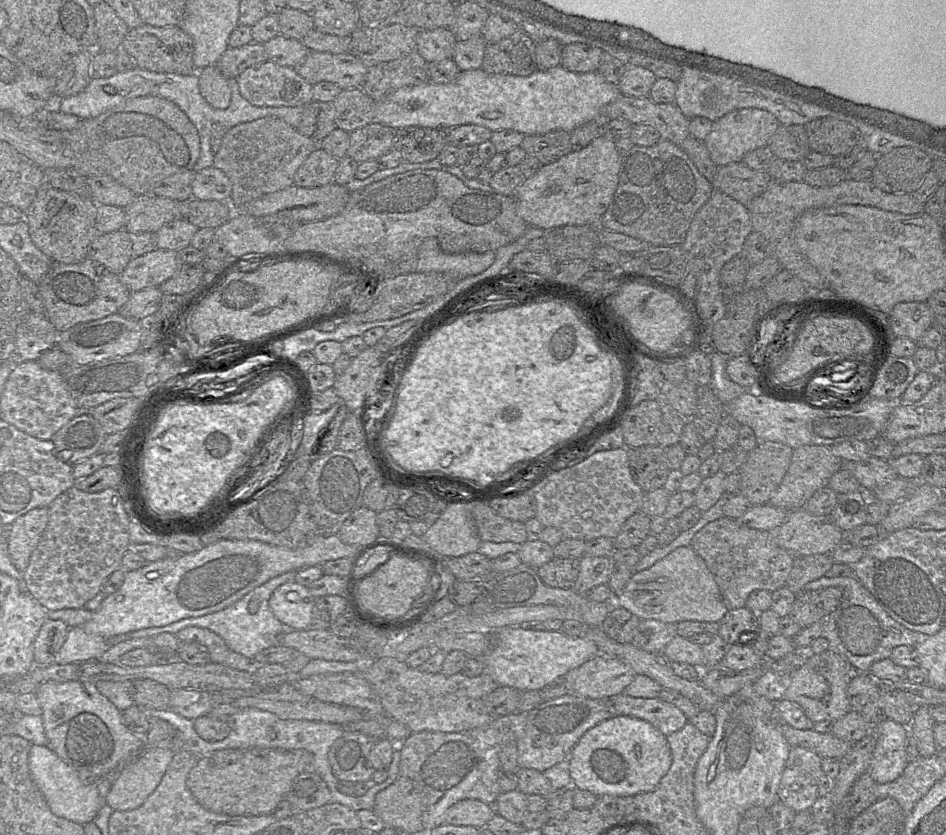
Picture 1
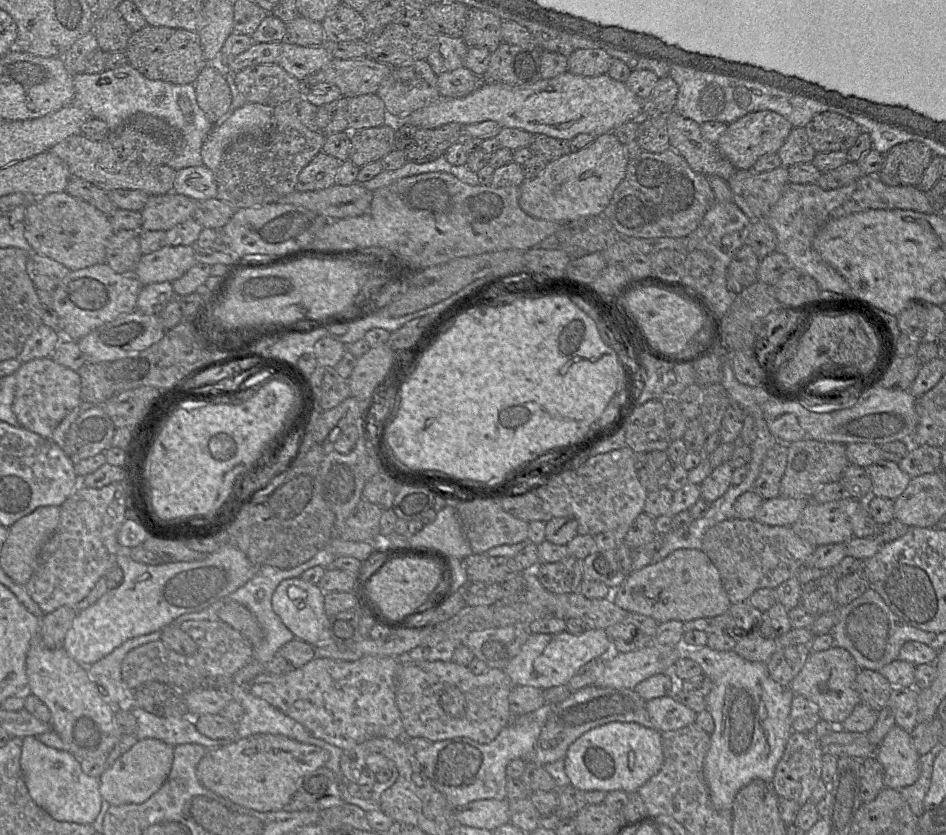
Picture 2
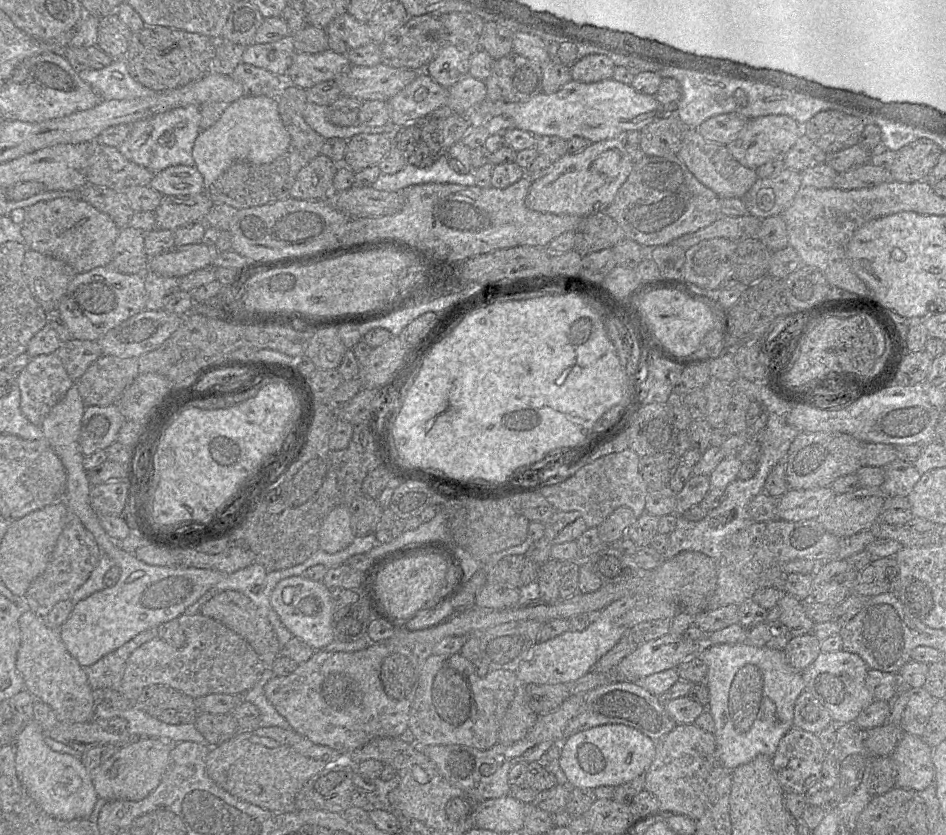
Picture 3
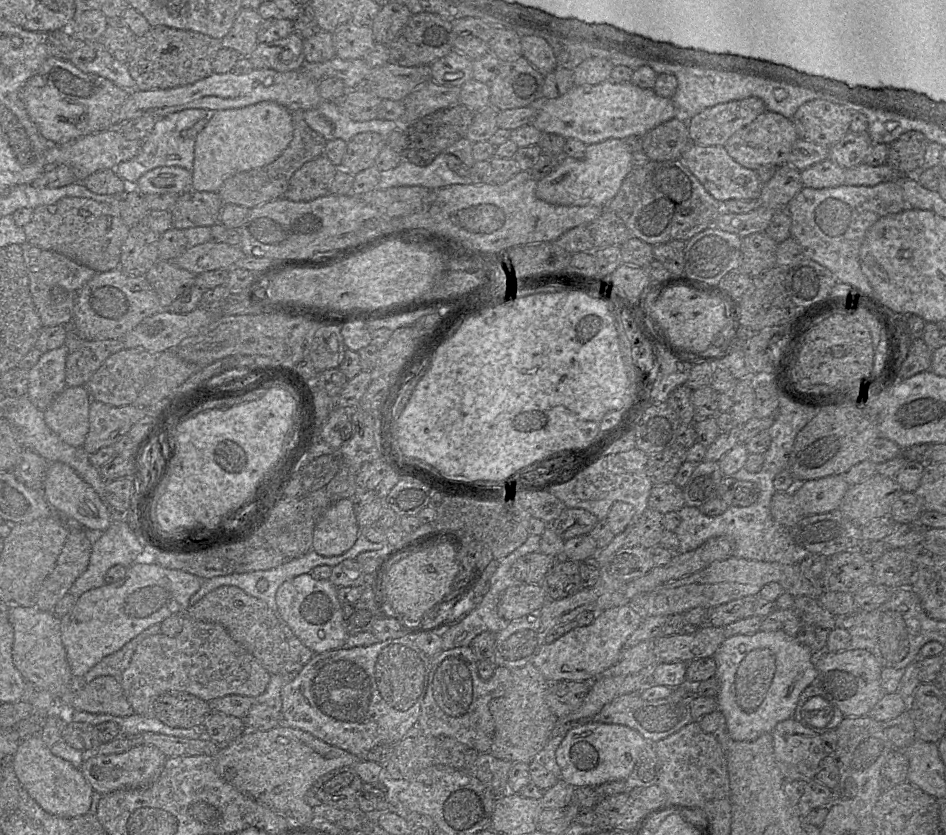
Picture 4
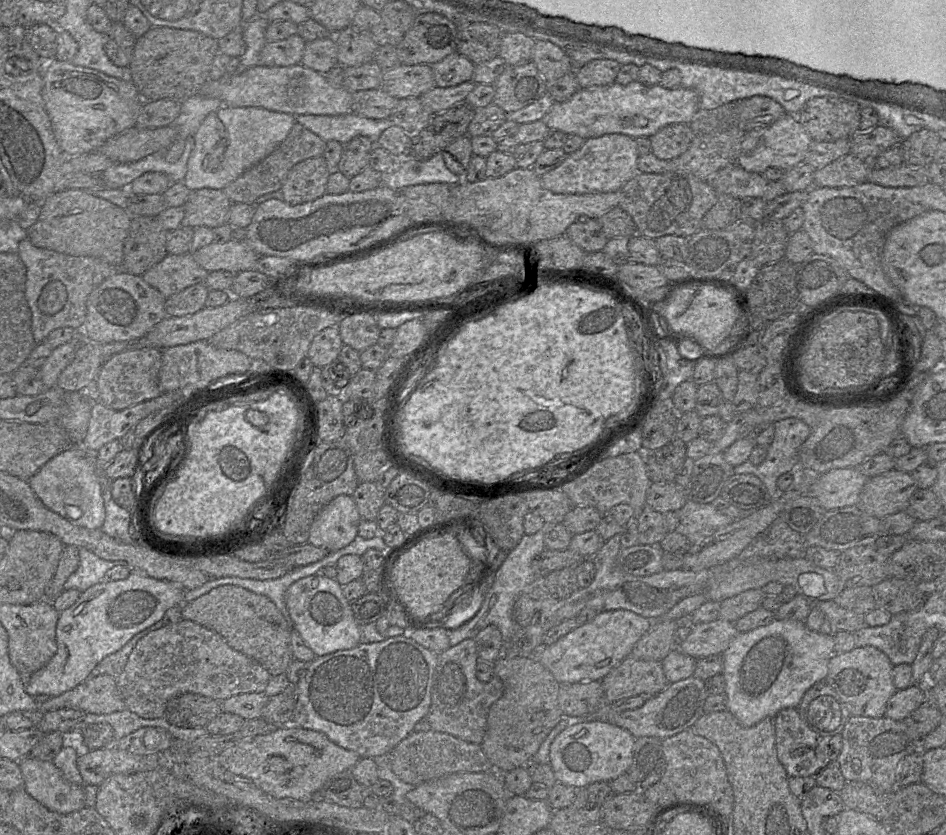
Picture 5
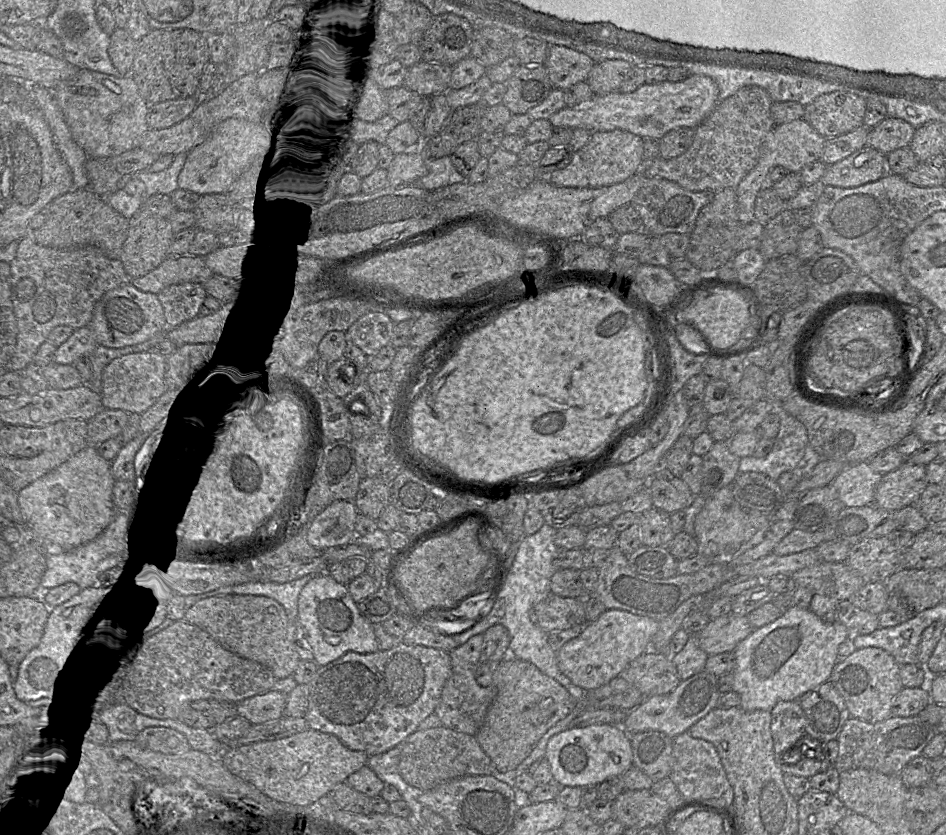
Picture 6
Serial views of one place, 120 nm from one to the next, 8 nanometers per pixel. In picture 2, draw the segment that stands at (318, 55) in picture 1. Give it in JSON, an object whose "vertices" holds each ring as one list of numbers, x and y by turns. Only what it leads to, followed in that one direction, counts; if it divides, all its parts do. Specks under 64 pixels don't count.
{"vertices":[[369,58,332,61,310,75,305,81,305,87,320,83,333,84,341,92,343,98,376,94,382,81,390,74,391,69]]}

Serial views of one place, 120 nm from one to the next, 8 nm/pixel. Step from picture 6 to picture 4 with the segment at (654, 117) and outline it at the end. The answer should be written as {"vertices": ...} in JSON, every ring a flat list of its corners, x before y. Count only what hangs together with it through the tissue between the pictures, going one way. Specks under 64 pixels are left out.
{"vertices":[[610,79,597,85,574,85,562,96,544,99,536,105,537,115,532,125,543,133,575,138,586,145,611,138,645,136,658,125,678,116,673,100,659,96,654,89,641,88,632,82,616,83]]}

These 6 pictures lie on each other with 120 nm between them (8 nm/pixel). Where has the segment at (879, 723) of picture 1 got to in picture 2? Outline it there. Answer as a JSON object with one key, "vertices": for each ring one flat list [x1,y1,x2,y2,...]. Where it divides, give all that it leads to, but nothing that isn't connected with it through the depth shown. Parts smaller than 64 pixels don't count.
{"vertices":[[897,724,885,735,875,757,884,768,885,787,898,789,917,781,920,755,913,747,910,732]]}

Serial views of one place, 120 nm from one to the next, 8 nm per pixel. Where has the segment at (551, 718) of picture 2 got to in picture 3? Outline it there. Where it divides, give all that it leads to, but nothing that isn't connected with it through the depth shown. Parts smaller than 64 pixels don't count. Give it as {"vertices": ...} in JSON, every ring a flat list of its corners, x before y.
{"vertices":[[618,681,596,687,585,694,585,702,564,731,564,740,578,732,606,724,622,724,632,727,652,740,666,735,677,726,667,714,664,703,659,697,635,682]]}

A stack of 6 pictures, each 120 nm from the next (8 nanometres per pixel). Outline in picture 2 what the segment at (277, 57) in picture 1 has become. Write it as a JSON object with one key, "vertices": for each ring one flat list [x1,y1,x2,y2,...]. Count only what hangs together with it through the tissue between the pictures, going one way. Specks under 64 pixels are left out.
{"vertices":[[288,41,281,43,277,64,290,76,304,81,312,74,327,66,333,57,323,47,302,47]]}

